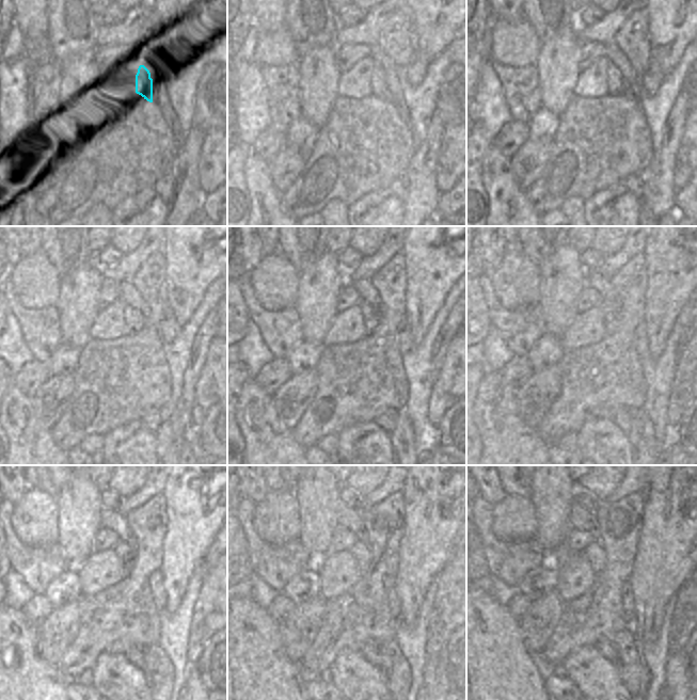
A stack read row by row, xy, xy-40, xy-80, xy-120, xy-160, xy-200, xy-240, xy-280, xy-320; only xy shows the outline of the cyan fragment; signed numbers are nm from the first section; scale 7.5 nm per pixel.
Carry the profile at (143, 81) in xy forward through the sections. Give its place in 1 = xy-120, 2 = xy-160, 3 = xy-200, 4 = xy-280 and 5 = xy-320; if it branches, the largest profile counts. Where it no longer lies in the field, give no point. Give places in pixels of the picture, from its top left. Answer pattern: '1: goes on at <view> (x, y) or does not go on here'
1: goes on at xy-120 (135, 320)
2: goes on at xy-160 (371, 316)
3: goes on at xy-200 (611, 315)
4: goes on at xy-280 (361, 551)
5: goes on at xy-320 (595, 553)

